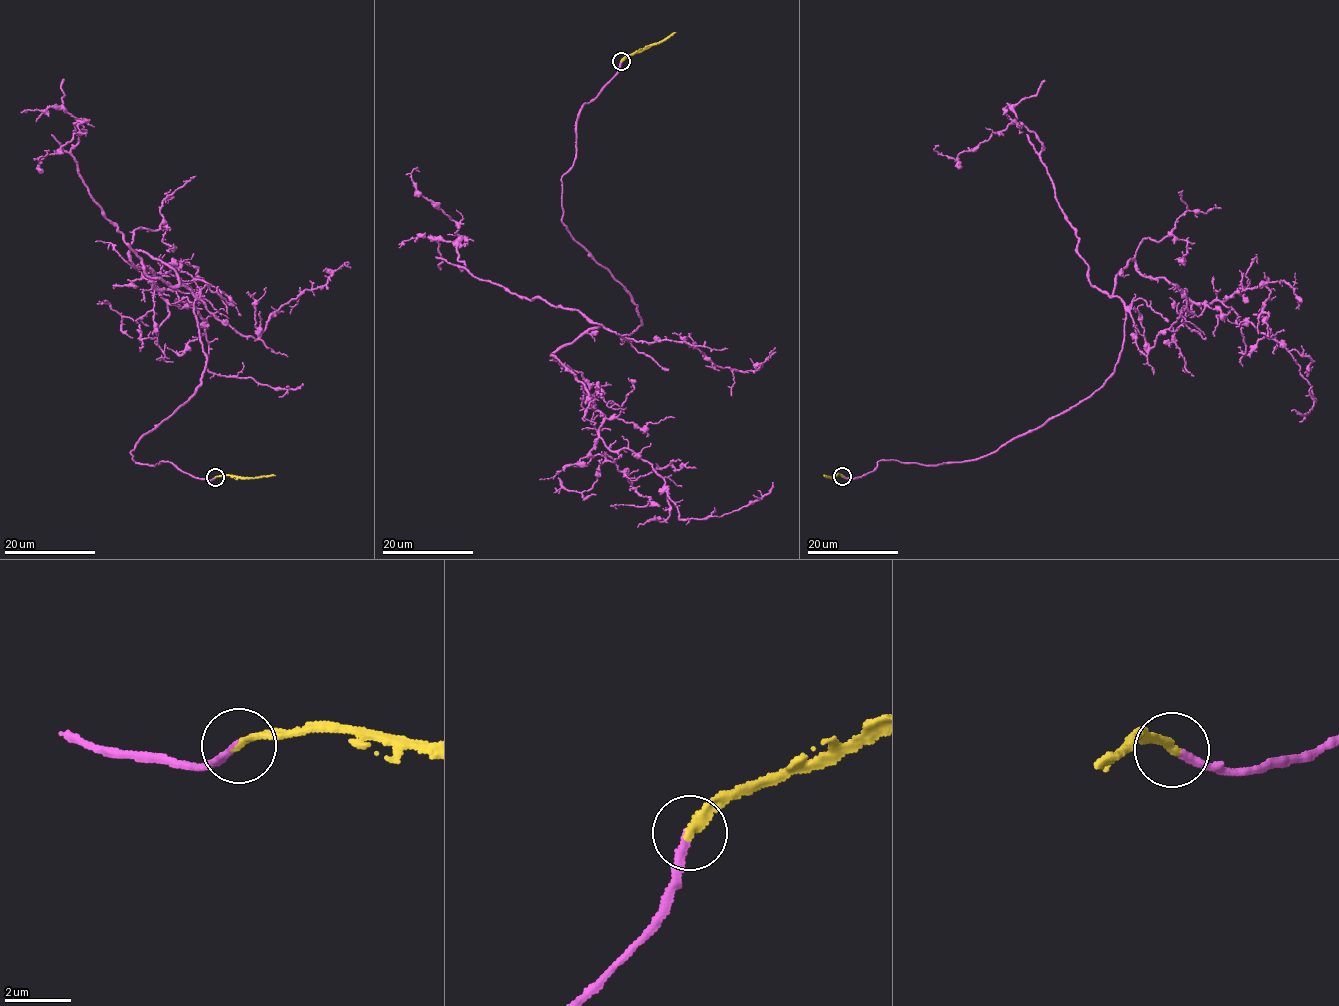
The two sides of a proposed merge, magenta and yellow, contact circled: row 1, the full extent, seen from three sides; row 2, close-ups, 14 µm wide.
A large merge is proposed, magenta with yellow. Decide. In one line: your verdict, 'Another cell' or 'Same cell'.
Same cell

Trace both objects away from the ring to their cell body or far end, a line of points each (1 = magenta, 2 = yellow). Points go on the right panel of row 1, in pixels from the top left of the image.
1: (842, 475), (990, 455), (1094, 392), (1121, 349), (1113, 294), (1128, 261), (1277, 340), (1316, 401), (1291, 411)
2: (842, 476), (823, 476)

